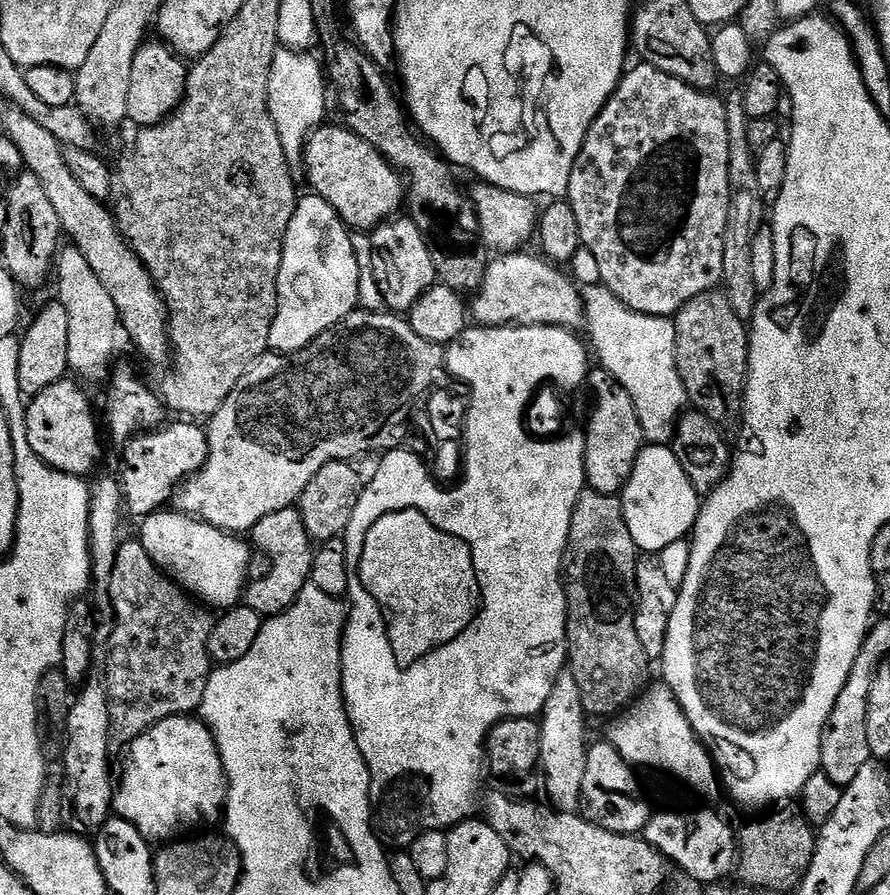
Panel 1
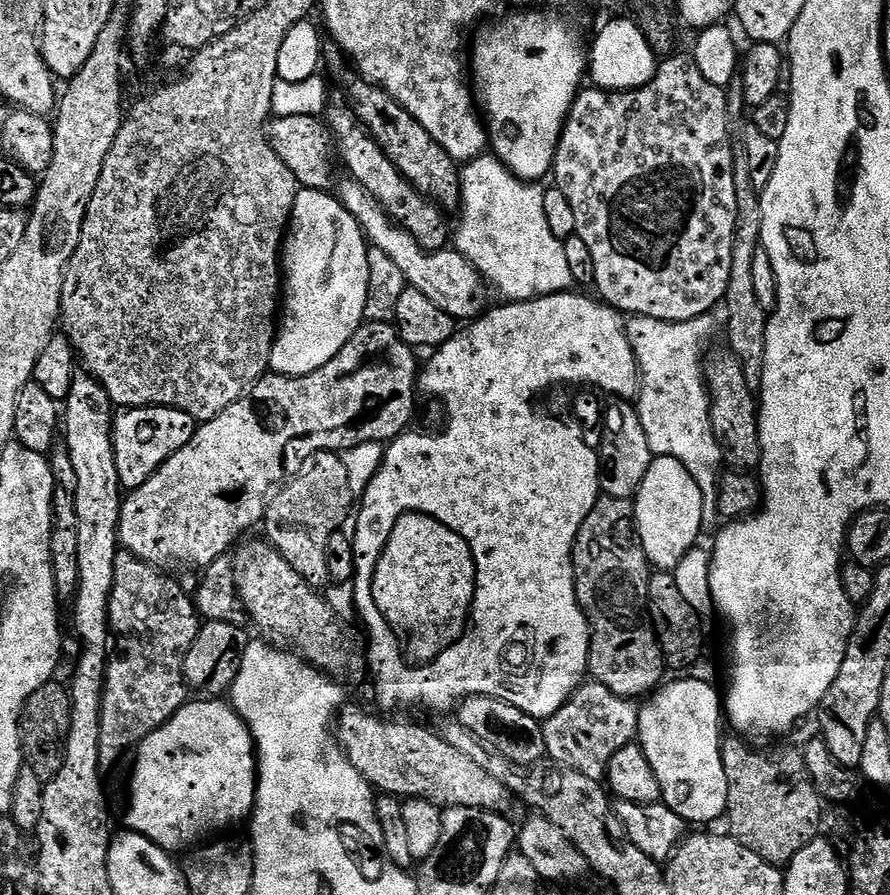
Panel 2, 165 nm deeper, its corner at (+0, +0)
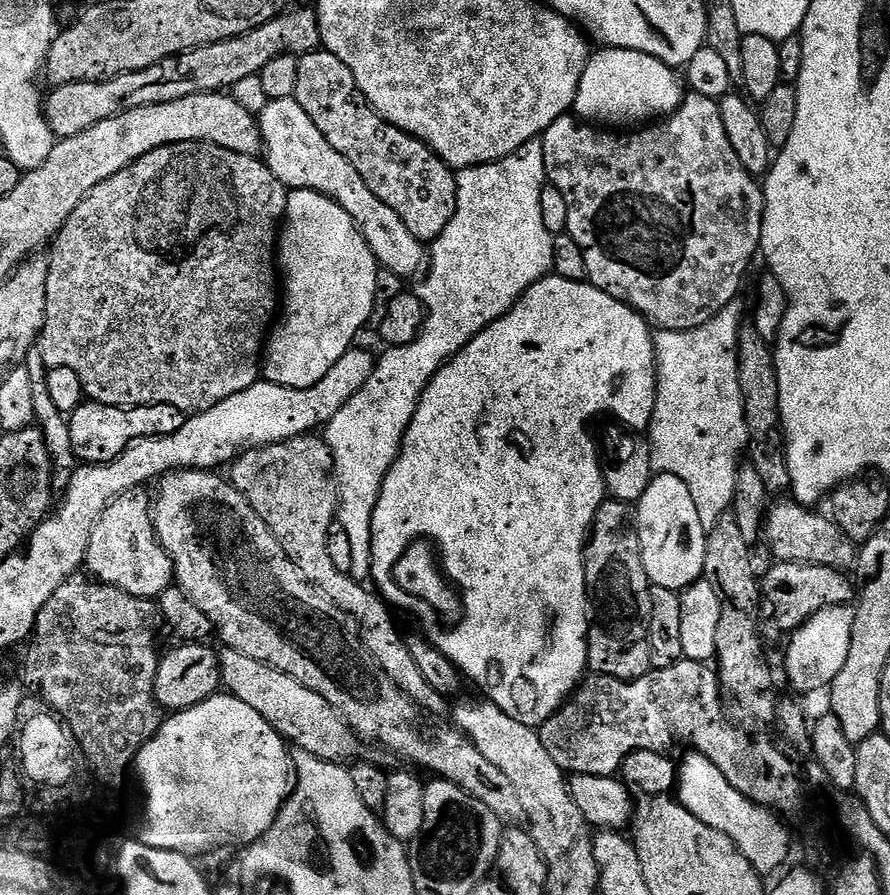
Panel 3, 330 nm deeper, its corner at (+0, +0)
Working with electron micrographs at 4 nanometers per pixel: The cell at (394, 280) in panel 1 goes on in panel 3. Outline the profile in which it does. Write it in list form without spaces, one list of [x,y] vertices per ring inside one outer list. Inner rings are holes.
[[[317,50],[303,53],[298,59],[298,86],[296,87],[295,100],[310,118],[314,118],[314,126],[322,130],[322,138],[338,150],[362,174],[362,182],[378,194],[402,222],[406,222],[406,230],[414,234],[422,242],[431,242],[450,226],[450,218],[454,218],[454,210],[458,206],[458,186],[456,185],[456,172],[426,142],[414,138],[409,132],[404,132],[398,126],[394,126],[373,110],[371,104],[362,94],[362,90],[354,82],[354,74],[346,67],[346,62],[338,62],[334,54]]]

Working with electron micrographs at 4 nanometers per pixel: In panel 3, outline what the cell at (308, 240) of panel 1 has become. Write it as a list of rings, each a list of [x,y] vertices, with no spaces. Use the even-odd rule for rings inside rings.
[[[297,188],[288,193],[288,205],[284,211],[282,227],[278,232],[278,268],[282,273],[282,315],[266,340],[266,347],[262,353],[262,376],[263,379],[274,382],[278,386],[309,388],[314,386],[314,382],[321,380],[330,370],[330,366],[334,366],[334,362],[338,362],[338,358],[342,358],[342,354],[346,354],[349,348],[357,343],[356,335],[365,331],[365,324],[375,306],[375,280],[378,265],[366,238],[362,238],[354,218],[350,218],[350,214],[346,214],[346,210],[342,210],[342,206],[338,206],[338,202],[334,202],[328,196],[318,194],[314,190]]]

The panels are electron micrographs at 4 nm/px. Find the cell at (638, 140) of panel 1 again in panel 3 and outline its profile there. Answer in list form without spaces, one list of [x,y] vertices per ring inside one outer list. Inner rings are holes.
[[[689,91],[672,115],[663,117],[659,122],[641,127],[639,130],[605,130],[603,127],[593,126],[569,114],[551,124],[544,132],[542,139],[544,174],[547,183],[551,187],[562,190],[562,198],[566,198],[567,235],[572,236],[574,242],[578,242],[578,246],[582,246],[582,258],[586,258],[588,271],[587,283],[618,298],[624,304],[629,304],[635,312],[639,312],[647,319],[649,325],[666,332],[694,330],[710,322],[710,318],[714,318],[730,301],[741,295],[740,287],[744,284],[744,275],[747,274],[752,259],[755,256],[757,259],[760,252],[760,235],[764,221],[764,189],[758,183],[757,177],[750,175],[746,166],[738,162],[738,154],[734,154],[734,146],[730,146],[730,138],[726,138],[726,126],[722,126],[722,114],[717,101]]]

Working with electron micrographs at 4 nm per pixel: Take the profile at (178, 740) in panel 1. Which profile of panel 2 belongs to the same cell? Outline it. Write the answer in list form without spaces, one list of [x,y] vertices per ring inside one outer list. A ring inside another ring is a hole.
[[[196,699],[178,709],[162,727],[156,728],[154,734],[150,734],[138,745],[134,752],[136,765],[132,768],[132,781],[128,784],[127,827],[169,854],[191,850],[220,834],[215,832],[231,824],[240,824],[243,820],[245,823],[256,806],[256,744],[252,741],[246,722],[236,713],[231,703],[223,699]]]

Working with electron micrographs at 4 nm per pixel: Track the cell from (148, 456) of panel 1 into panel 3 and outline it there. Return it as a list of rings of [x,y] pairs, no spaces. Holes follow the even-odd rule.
[[[85,402],[70,414],[70,442],[77,461],[84,464],[108,464],[123,454],[135,440],[169,436],[174,434],[174,430],[182,430],[185,419],[185,412],[165,404],[145,404],[143,408],[108,408],[104,404]]]

